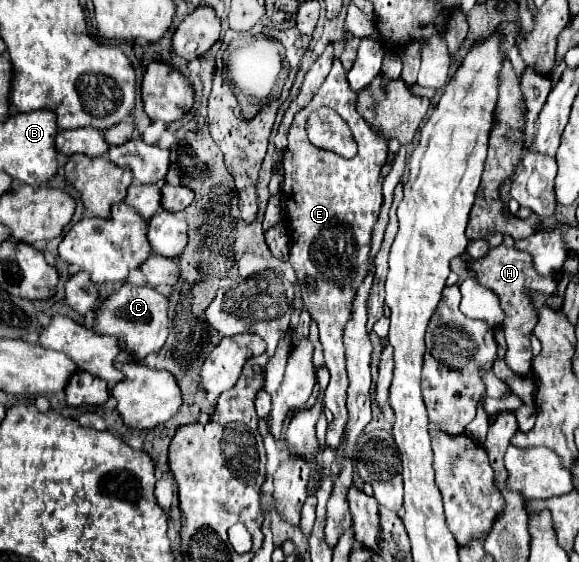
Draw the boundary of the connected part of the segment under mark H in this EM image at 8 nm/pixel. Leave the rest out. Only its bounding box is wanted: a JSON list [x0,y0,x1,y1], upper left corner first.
[451,247,557,377]

